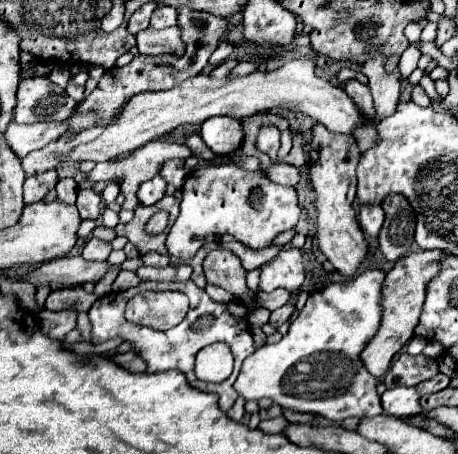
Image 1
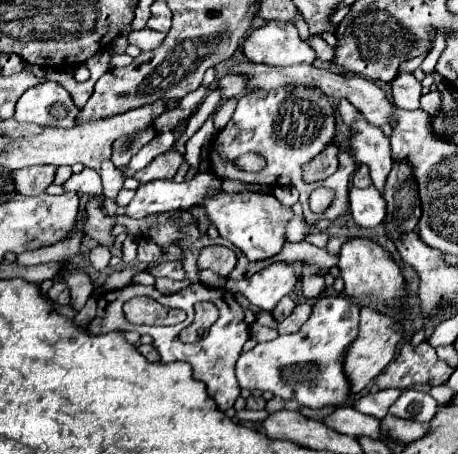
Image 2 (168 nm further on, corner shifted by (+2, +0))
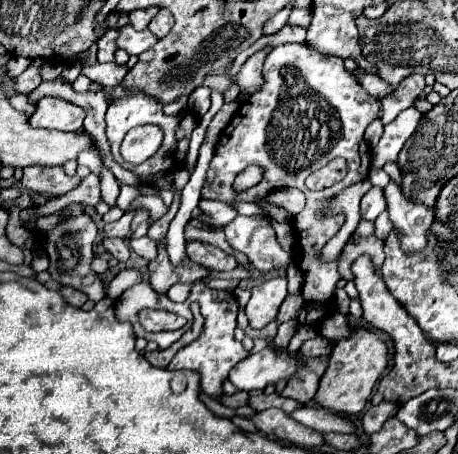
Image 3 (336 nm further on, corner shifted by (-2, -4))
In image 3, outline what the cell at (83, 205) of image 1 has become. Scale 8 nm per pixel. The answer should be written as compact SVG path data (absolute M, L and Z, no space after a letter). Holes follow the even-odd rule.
M108 238L102 240L102 246L118 260L118 262L126 262L130 258L130 248L126 246L126 242L122 238Z

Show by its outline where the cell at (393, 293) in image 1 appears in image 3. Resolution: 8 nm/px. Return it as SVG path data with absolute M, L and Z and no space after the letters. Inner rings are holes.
M356 328L352 338L348 338L348 342L334 344L328 368L326 368L326 372L320 380L320 386L314 394L314 402L322 408L328 408L334 414L342 412L348 416L356 416L366 406L366 402L374 390L374 384L378 382L380 374L388 366L386 354L388 354L388 350L386 350L384 342L378 340L378 336L374 332Z

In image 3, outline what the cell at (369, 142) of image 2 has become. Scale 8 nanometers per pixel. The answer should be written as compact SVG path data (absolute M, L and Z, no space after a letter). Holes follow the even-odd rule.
M394 182L384 188L384 194L388 200L388 214L400 234L402 248L410 252L422 250L422 246L426 246L428 226L434 222L434 208L408 200Z

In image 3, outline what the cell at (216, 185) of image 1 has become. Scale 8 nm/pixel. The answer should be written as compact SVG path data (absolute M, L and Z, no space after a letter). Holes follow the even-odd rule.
M238 216L234 222L224 226L224 232L228 244L246 254L250 264L264 274L272 270L286 270L292 262L292 254L280 246L276 232L266 218Z

